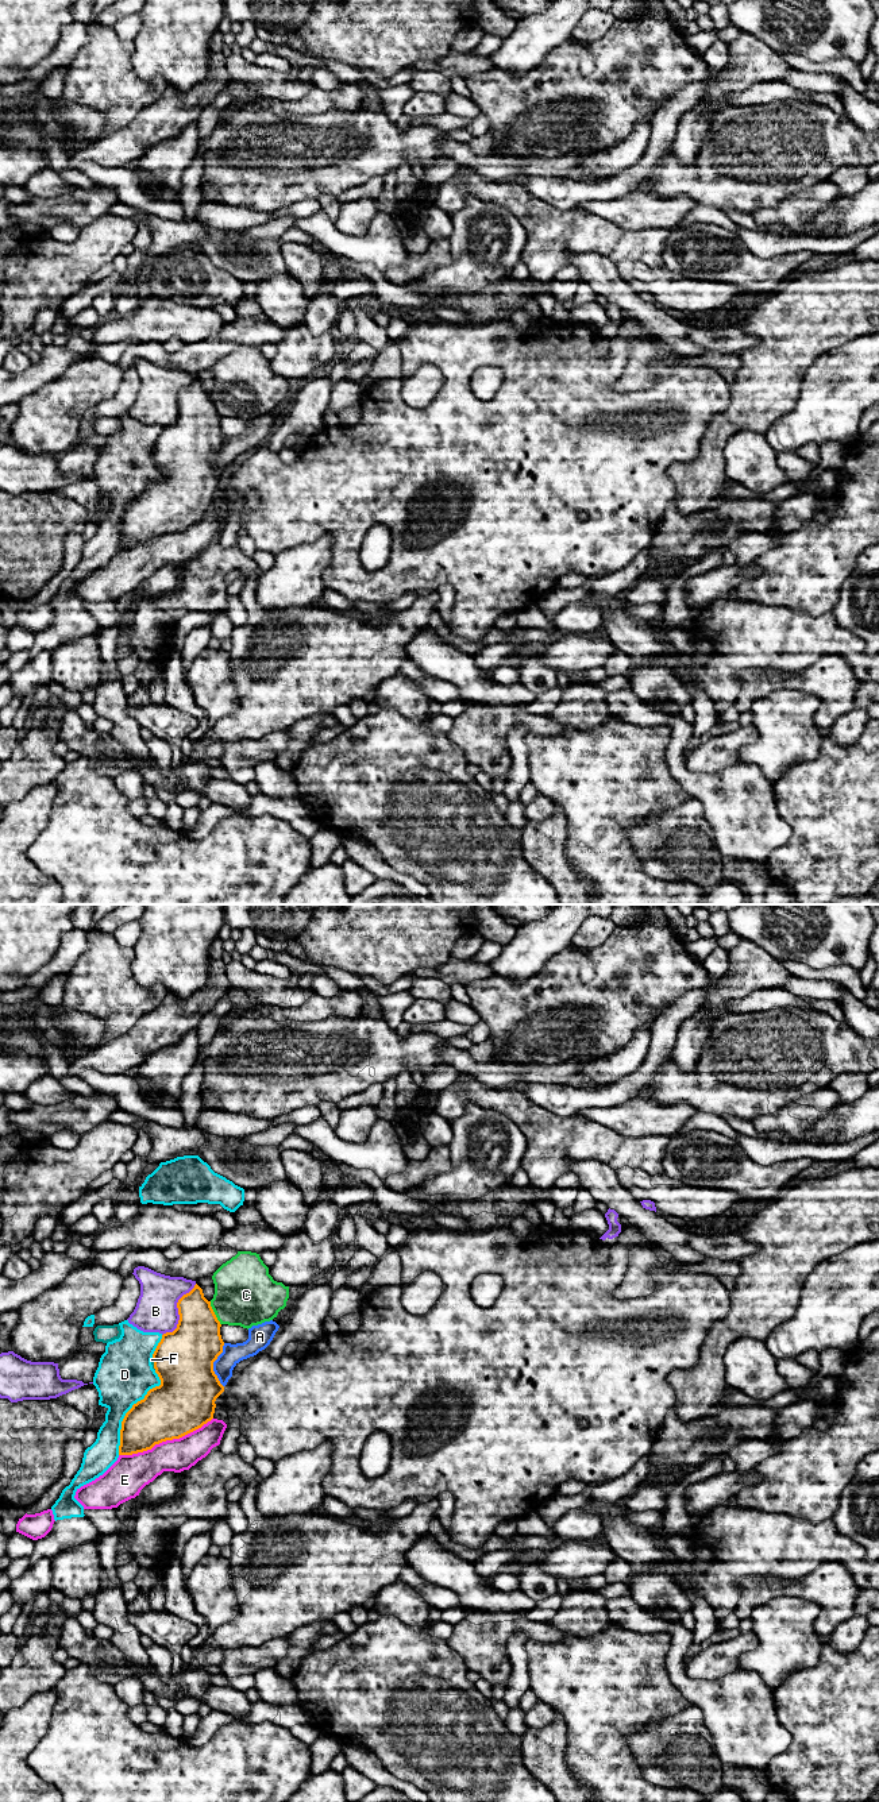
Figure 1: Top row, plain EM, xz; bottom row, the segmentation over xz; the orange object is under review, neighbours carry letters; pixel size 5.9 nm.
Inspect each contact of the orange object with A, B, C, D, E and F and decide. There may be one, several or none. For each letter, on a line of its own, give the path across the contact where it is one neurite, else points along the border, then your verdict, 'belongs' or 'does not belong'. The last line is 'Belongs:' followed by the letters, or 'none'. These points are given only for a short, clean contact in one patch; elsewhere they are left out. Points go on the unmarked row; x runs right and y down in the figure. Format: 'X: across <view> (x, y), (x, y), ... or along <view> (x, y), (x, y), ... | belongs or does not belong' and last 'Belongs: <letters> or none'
A: does not belong
B: does not belong
C: does not belong
D: does not belong
E: does not belong
F: does not belong
Belongs: none

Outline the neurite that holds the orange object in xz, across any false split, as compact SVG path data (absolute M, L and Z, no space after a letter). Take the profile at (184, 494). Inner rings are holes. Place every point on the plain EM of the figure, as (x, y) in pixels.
M196 377L177 401L177 421L162 428L153 447L161 478L126 506L119 548L143 545L201 521L213 512L215 494L224 485L213 464L224 435L211 394Z

